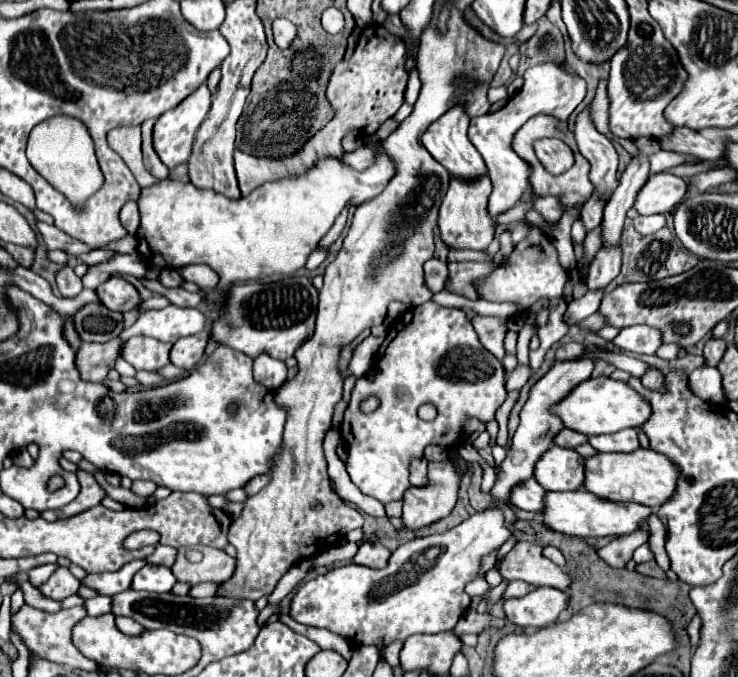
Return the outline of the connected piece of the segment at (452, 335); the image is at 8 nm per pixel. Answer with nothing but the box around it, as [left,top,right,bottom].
[340,302,506,504]

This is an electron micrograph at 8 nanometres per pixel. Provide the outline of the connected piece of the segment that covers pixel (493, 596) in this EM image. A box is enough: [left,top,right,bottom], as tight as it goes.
[486,580,509,613]

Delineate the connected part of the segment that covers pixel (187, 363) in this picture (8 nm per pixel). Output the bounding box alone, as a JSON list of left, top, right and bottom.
[170,330,210,370]

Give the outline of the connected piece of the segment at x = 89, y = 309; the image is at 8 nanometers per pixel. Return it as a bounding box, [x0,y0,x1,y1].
[72,304,122,342]

